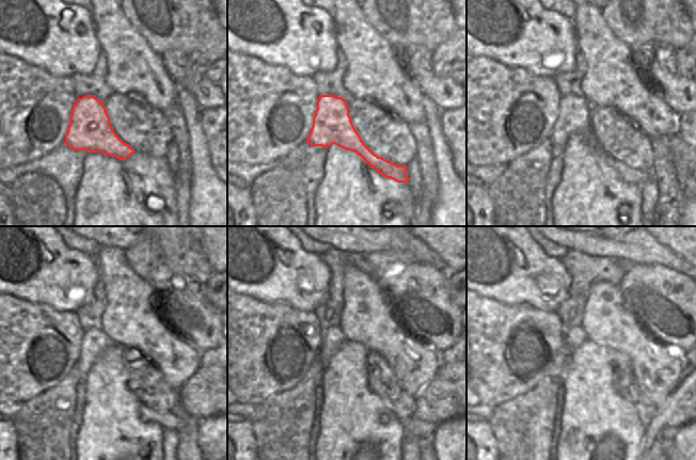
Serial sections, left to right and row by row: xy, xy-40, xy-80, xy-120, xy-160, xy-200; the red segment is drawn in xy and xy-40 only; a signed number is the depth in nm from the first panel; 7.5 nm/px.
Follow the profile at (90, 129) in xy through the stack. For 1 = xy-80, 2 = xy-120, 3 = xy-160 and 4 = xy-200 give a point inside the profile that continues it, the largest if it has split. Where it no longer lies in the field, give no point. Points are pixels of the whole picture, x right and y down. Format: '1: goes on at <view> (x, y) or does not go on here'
1: goes on at xy-80 (573, 111)
2: goes on at xy-120 (94, 342)
3: goes on at xy-160 (333, 338)
4: goes on at xy-200 (574, 336)

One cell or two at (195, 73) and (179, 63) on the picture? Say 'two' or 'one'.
two

